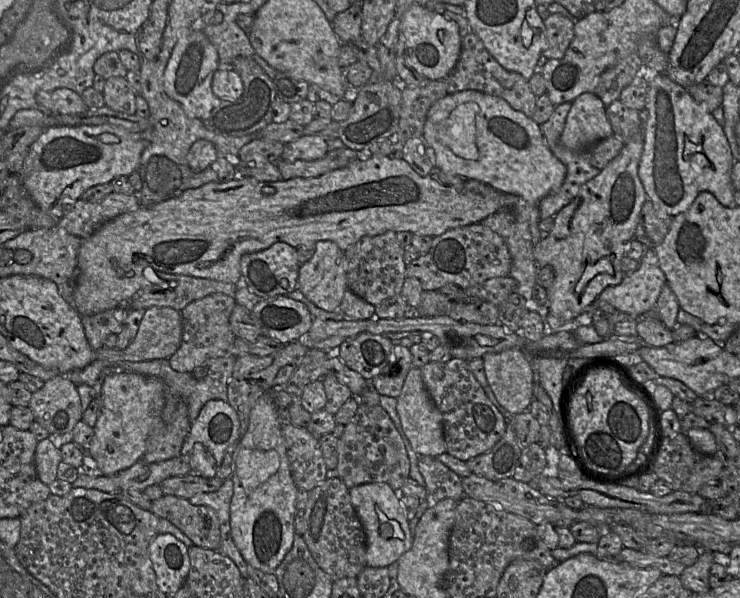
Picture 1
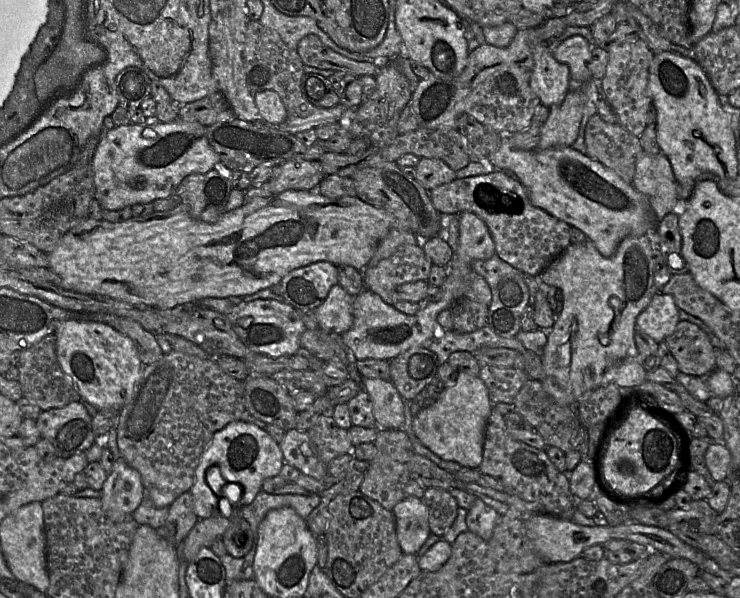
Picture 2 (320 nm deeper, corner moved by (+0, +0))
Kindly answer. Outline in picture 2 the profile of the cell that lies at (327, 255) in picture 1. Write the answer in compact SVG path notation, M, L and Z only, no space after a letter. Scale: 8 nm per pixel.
M336 284L331 287L324 302L313 311L322 331L341 336L353 324L353 296Z

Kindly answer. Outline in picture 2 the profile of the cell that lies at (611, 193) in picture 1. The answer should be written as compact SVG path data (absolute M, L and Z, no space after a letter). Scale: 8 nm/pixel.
M645 235L623 238L611 257L602 256L589 240L571 243L537 277L545 284L558 287L563 296L562 310L553 326L542 329L547 335L547 343L542 355L545 376L541 383L556 403L574 407L576 412L579 398L590 390L615 384L621 390L632 392L646 380L647 371L641 364L634 340L636 318L657 292L653 283L653 254Z

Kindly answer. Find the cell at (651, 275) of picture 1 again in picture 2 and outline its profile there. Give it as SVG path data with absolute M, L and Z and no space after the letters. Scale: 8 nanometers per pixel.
M656 292L648 306L636 318L636 328L657 343L673 333L680 321L679 309L673 296Z

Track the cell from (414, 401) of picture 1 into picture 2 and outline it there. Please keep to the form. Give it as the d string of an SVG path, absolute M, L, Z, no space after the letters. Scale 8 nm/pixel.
M459 372L453 386L445 387L433 404L413 417L412 430L440 458L477 469L483 460L485 428L493 406L483 381L478 376Z

